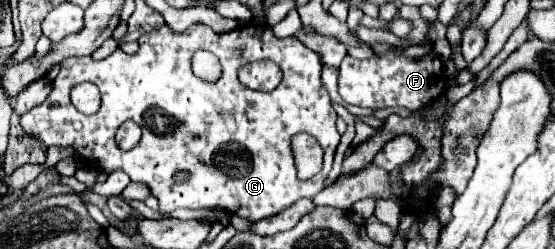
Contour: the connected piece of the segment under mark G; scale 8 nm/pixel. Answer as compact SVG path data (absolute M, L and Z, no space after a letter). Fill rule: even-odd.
M197 23L197 25L191 25L191 27L189 27L185 33L181 33L181 35L175 35L175 33L165 25L165 27L161 27L161 29L153 31L153 33L143 35L143 37L139 39L139 51L137 51L135 55L127 55L127 53L123 53L123 51L117 47L109 57L105 57L105 59L101 59L101 61L97 61L97 59L93 59L93 57L67 57L67 59L61 61L61 71L59 71L59 75L57 75L57 83L53 81L53 89L51 89L49 97L47 97L39 107L35 107L35 109L31 109L29 113L21 115L21 127L25 129L25 133L29 133L31 137L43 141L47 147L51 147L51 145L57 145L57 147L71 147L71 149L75 151L77 157L81 157L81 159L85 159L85 161L91 161L91 163L97 163L105 173L111 173L111 171L121 169L121 171L125 171L125 173L131 177L131 181L139 181L139 183L149 185L149 187L151 187L151 193L159 199L159 205L161 205L159 211L163 211L163 213L171 213L171 211L175 211L175 209L179 209L179 207L185 207L185 209L221 207L221 209L229 211L231 215L239 215L239 217L245 217L245 219L249 219L249 221L259 221L259 219L263 219L263 217L275 215L275 213L279 213L281 209L293 205L297 199L301 199L301 197L309 197L309 199L311 199L315 193L319 193L319 191L323 189L325 179L327 179L327 175L329 175L329 171L331 171L331 167L333 167L335 149L337 149L339 139L341 139L341 135L337 133L335 121L337 121L337 113L335 113L335 109L333 109L333 105L331 105L331 99L329 99L327 91L325 91L323 85L321 85L321 63L319 63L317 53L311 51L311 49L307 49L295 35L293 35L293 37L279 39L279 37L273 35L273 29L271 29L269 25L255 25L255 23L237 27L237 29L229 31L229 33L215 33L211 27L199 25L199 23ZM199 49L205 49L205 51L215 53L215 55L219 57L221 65L223 65L223 75L221 75L215 83L203 81L203 79L197 77L197 75L193 73L193 69L191 69L191 59L193 59L193 55L195 55ZM251 61L273 61L273 63L277 63L277 65L281 67L281 71L283 71L283 81L279 83L279 87L273 89L273 91L269 91L269 93L261 93L261 91L253 91L253 89L241 85L241 81L237 79L237 71L239 71L243 65L251 63ZM83 81L95 83L95 85L99 87L99 91L101 91L101 109L99 109L95 115L83 115L83 113L77 111L77 109L71 105L71 101L69 101L69 91L71 91L71 87L75 87L77 83L83 83ZM127 119L135 121L135 123L143 129L143 137L141 137L139 145L133 147L131 151L119 149L117 143L115 143L115 133L117 133L119 125L123 125ZM297 133L309 133L309 135L313 135L313 137L321 143L323 151L325 151L323 169L321 169L315 177L305 179L305 181L297 177L297 165L295 165L295 157L293 157L293 151L291 151L291 137L297 135ZM179 169L185 169L185 171L191 173L189 181L185 181L185 183L175 183L175 181L173 181L173 173L179 171Z

